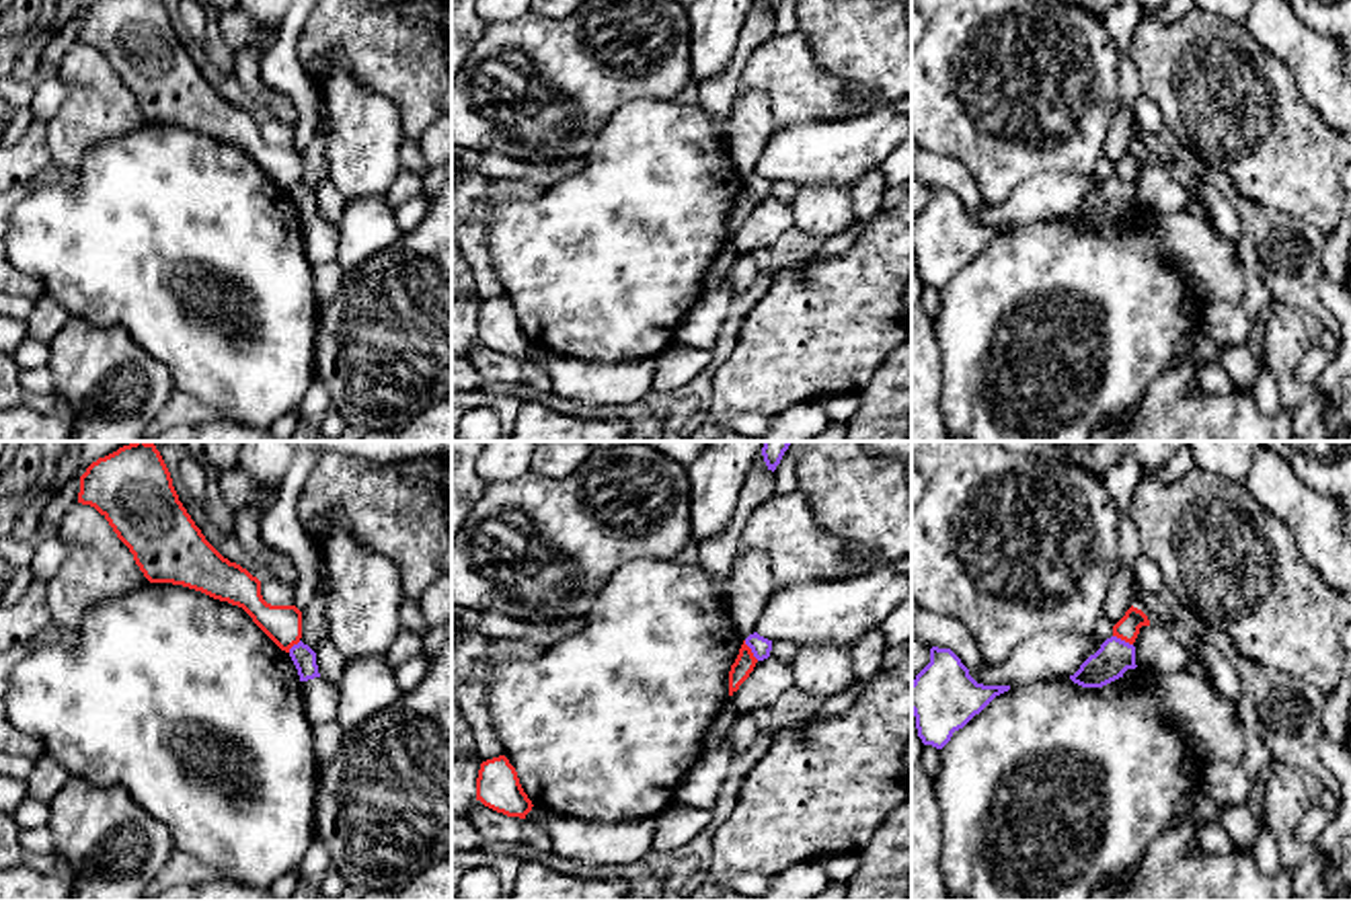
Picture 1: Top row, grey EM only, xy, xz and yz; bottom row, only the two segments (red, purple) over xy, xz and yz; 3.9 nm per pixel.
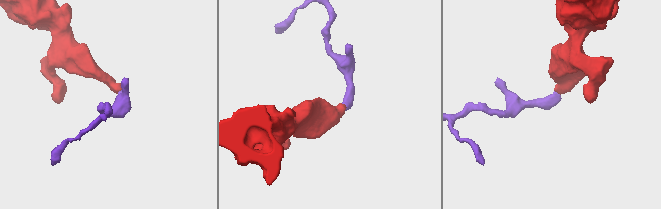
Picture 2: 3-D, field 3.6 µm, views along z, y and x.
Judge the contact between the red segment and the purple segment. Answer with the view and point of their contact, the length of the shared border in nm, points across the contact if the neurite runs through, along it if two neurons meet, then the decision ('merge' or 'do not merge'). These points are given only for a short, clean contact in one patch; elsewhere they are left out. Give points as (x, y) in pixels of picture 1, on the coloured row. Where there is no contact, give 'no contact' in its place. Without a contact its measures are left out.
xz (750, 651) | 100 nm | along xz (744, 641), (758, 659) | do not merge

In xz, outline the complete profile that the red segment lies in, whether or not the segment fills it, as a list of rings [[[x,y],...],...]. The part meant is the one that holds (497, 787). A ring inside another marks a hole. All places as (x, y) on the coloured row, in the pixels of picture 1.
[[[505,755],[480,763],[476,800],[497,813],[519,819],[526,819],[534,807],[519,784],[515,768]]]

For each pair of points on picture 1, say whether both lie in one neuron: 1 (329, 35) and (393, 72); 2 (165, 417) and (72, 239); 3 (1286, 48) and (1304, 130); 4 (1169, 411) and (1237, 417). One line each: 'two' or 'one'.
1: one
2: two
3: two
4: one

